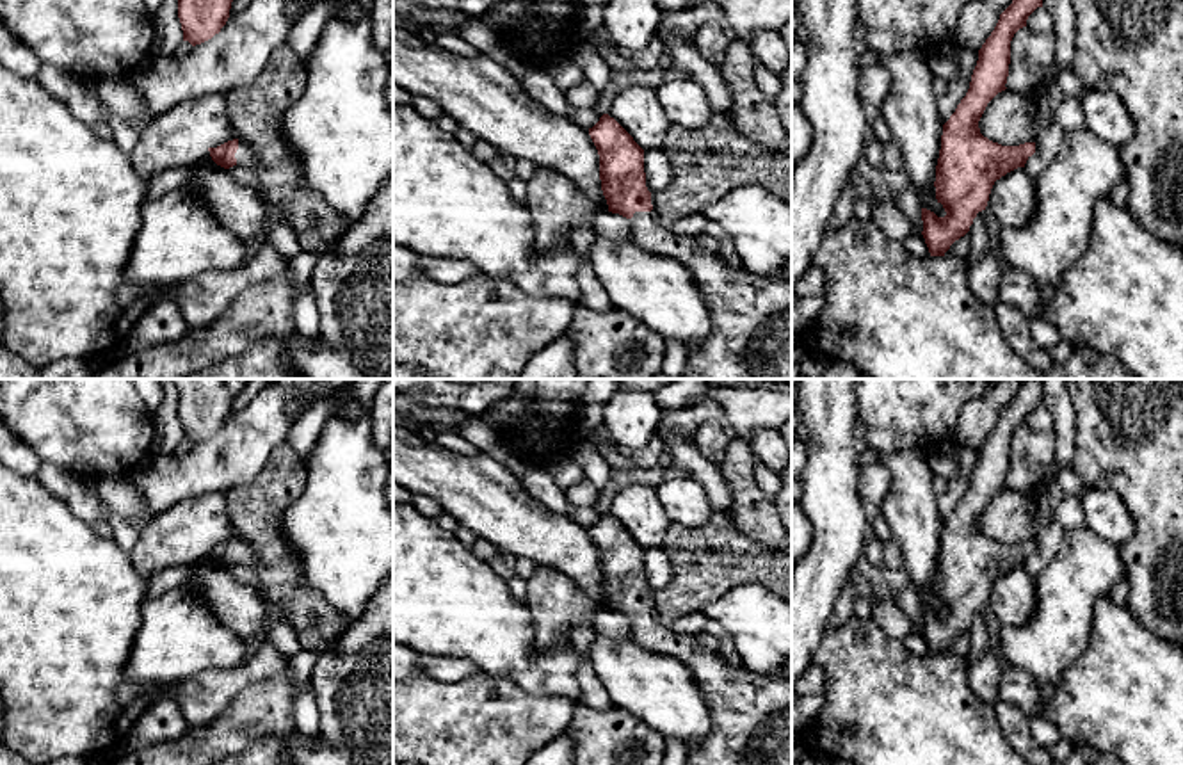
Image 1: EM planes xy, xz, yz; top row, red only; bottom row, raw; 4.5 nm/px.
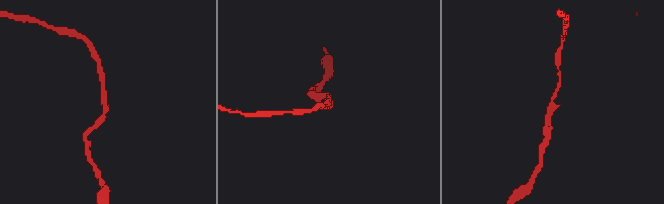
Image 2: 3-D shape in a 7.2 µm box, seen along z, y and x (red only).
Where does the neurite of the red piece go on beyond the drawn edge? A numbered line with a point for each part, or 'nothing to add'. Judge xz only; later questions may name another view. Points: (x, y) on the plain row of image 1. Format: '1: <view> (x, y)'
1: xz (751, 716)

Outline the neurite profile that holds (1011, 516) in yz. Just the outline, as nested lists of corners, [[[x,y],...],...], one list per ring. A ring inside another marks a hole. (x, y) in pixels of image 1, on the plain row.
[[[1002,489],[986,505],[978,527],[984,536],[1002,544],[1035,541],[1046,511],[1026,491]]]

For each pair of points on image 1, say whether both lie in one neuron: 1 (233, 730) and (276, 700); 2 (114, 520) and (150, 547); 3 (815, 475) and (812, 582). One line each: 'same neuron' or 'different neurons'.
1: same neuron
2: different neurons
3: same neuron

